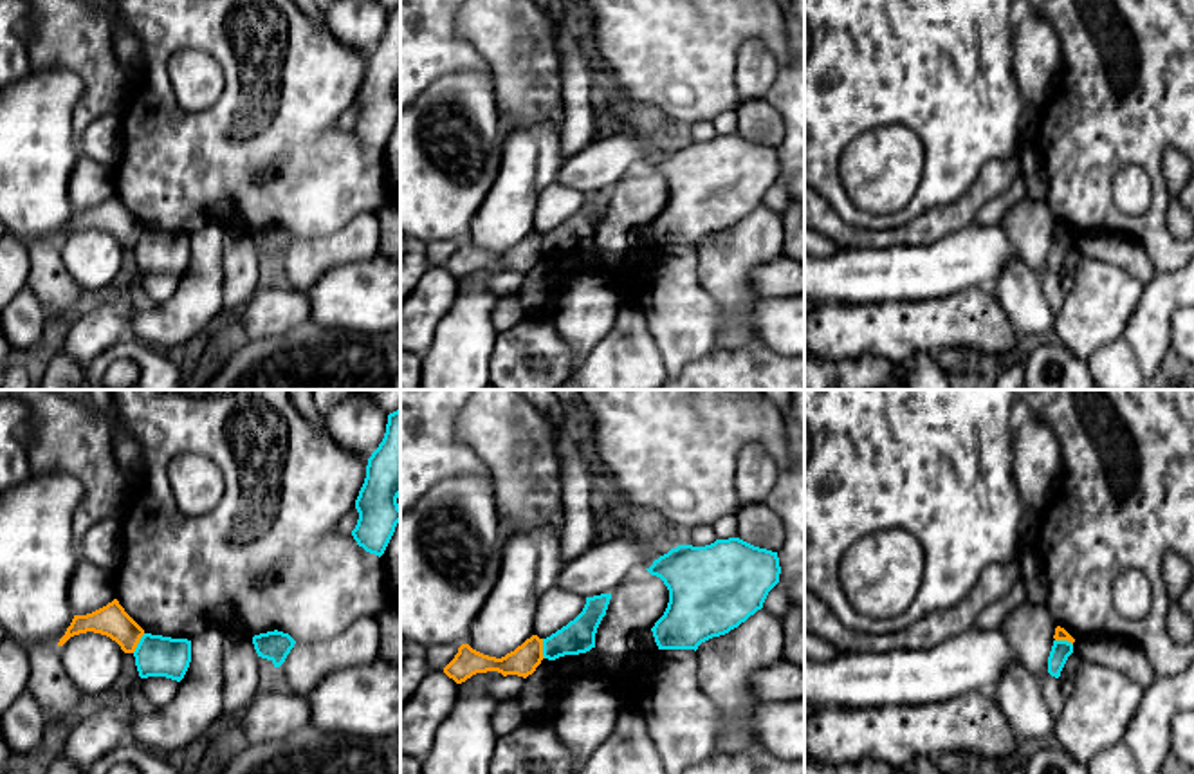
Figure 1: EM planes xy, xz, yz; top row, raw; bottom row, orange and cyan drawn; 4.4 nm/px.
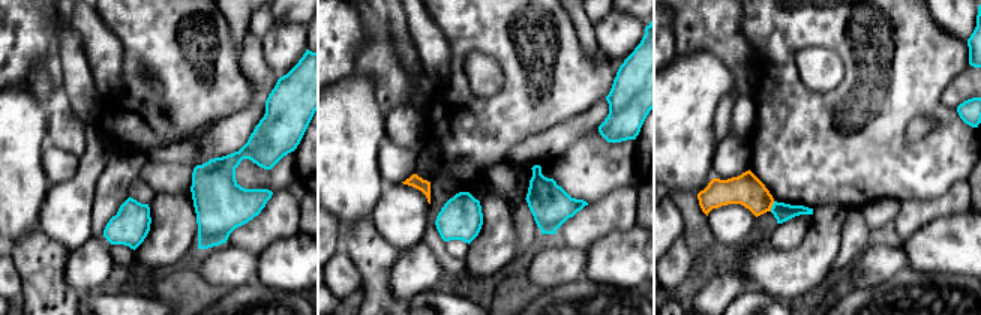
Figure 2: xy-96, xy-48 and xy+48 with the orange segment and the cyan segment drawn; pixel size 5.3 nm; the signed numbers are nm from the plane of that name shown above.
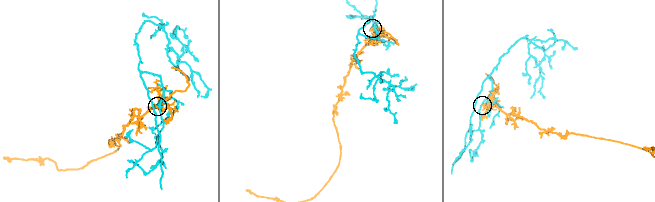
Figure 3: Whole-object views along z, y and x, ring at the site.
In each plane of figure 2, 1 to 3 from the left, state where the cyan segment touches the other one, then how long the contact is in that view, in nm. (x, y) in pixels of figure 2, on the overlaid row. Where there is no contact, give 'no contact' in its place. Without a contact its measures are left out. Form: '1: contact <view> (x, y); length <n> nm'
1: no contact
2: no contact
3: contact xy+48 (771, 206); length 60 nm

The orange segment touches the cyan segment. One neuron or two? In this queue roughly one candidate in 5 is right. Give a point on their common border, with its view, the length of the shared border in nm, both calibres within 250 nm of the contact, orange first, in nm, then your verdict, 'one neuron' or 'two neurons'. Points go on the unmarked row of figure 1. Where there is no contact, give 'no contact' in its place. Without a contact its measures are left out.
xy (137, 239) | 110 nm | 140/190 nm | two neurons

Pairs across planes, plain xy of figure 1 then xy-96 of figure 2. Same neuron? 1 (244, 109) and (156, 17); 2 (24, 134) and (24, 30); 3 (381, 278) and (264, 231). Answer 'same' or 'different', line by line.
1: same
2: different
3: different

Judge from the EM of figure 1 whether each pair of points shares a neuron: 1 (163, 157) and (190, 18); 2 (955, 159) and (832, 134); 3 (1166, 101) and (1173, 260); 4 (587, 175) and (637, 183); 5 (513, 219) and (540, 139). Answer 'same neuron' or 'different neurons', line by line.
1: same neuron
2: same neuron
3: same neuron
4: different neurons
5: same neuron

